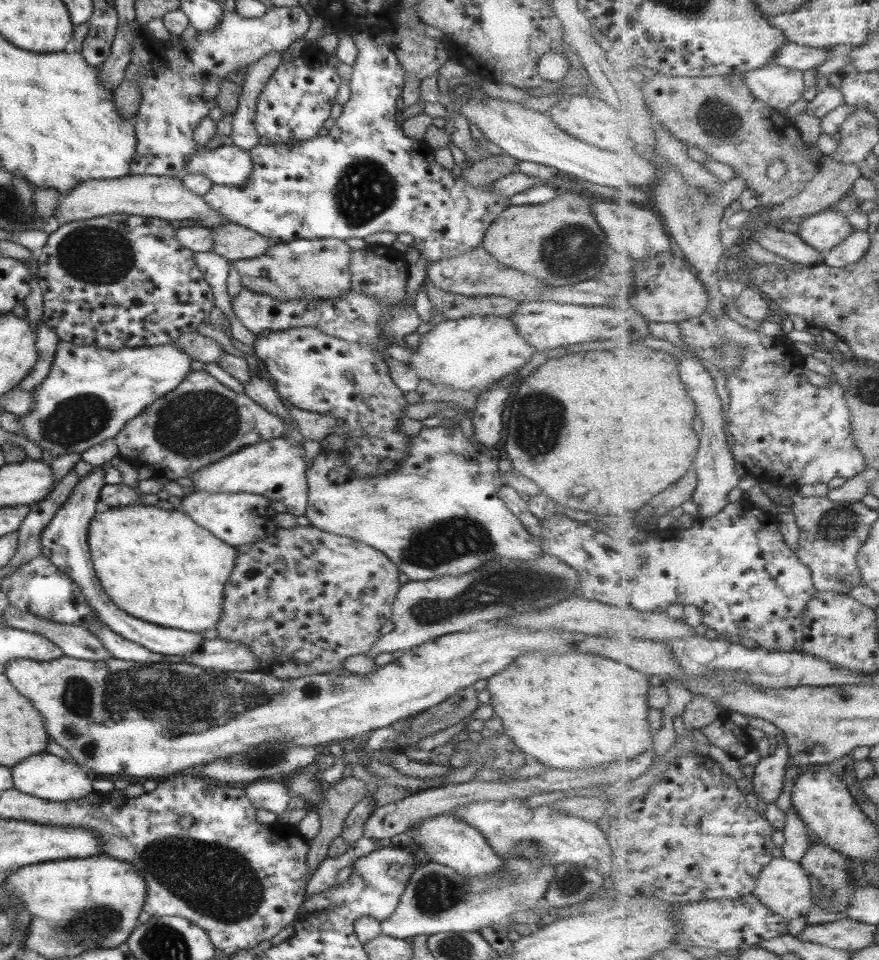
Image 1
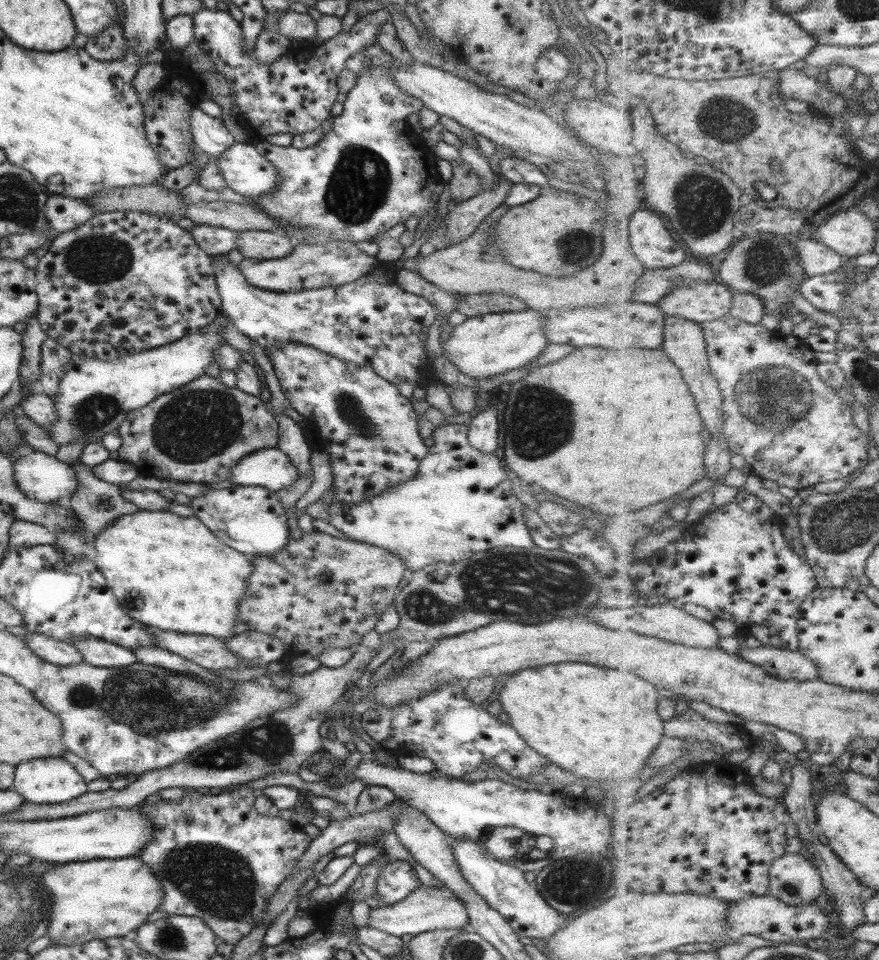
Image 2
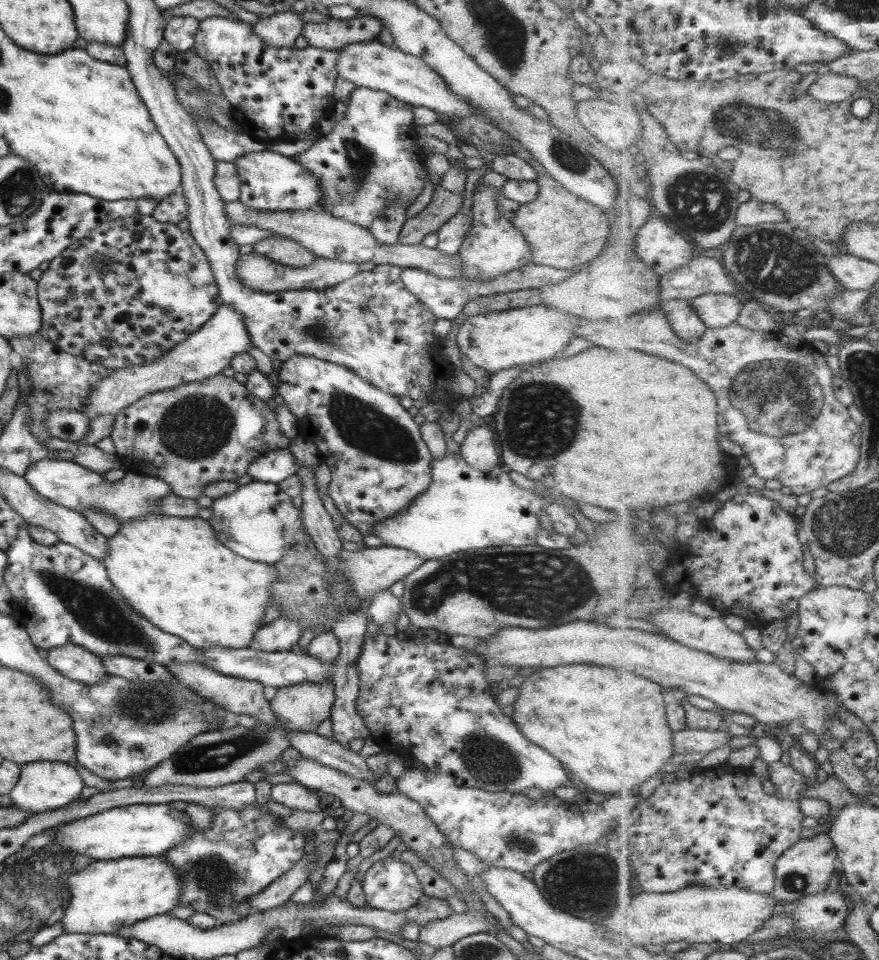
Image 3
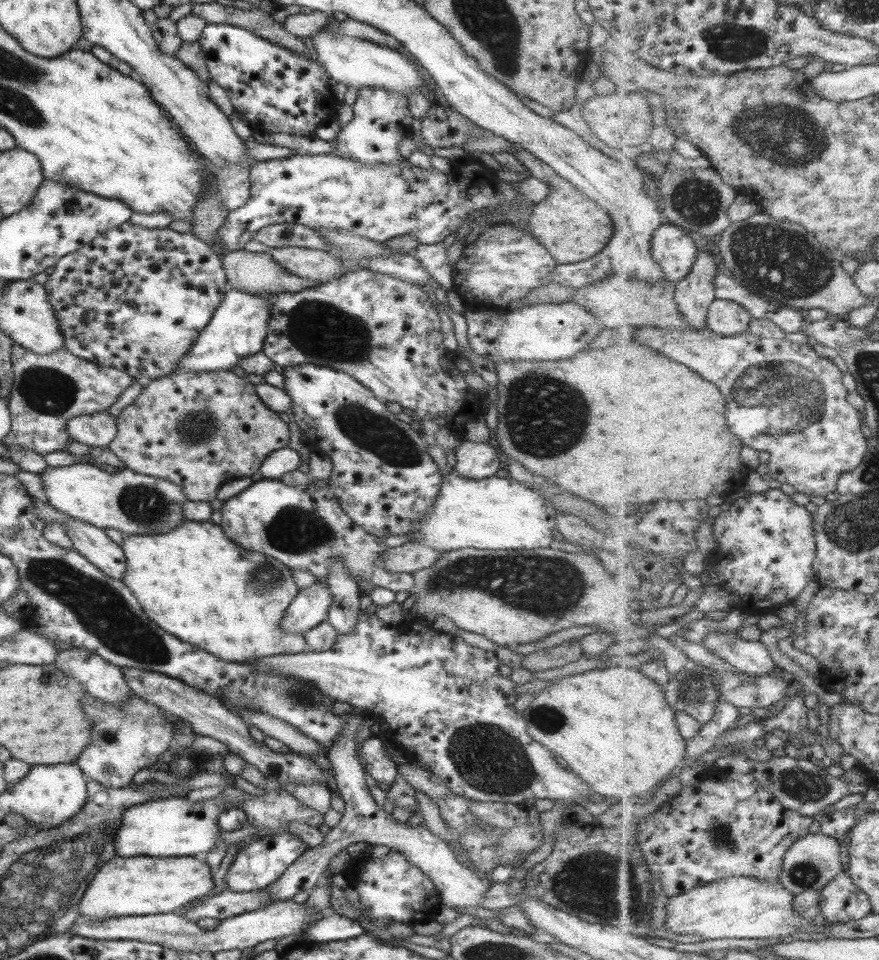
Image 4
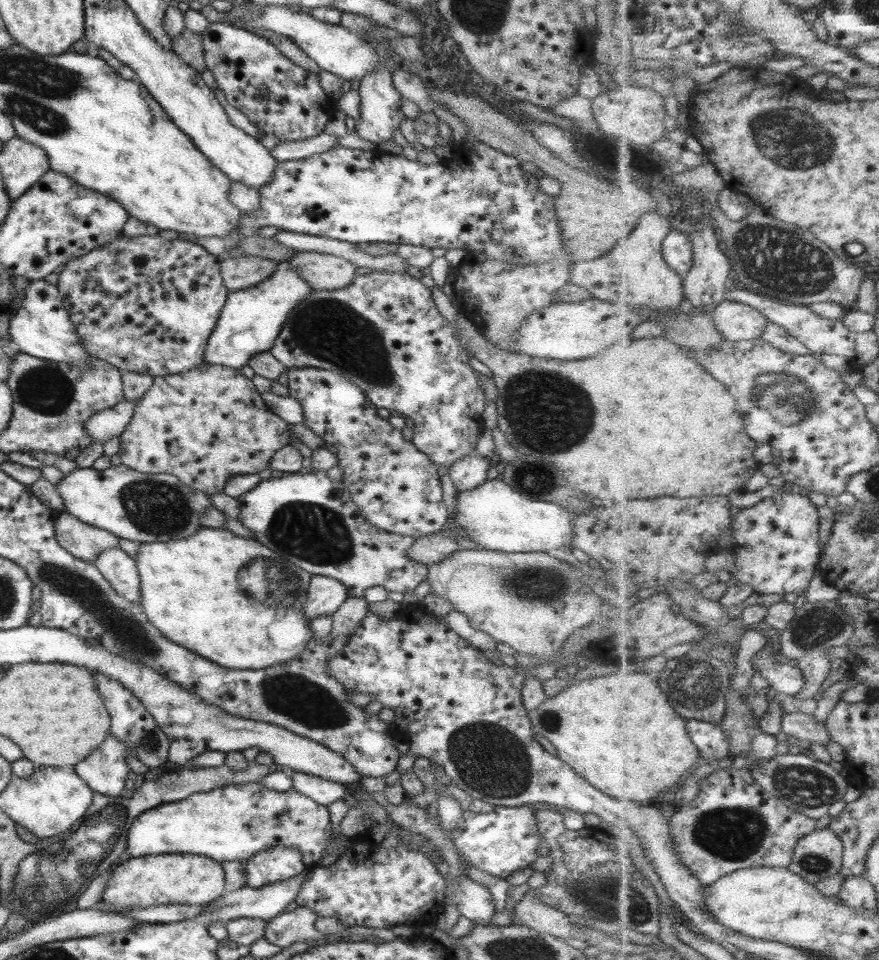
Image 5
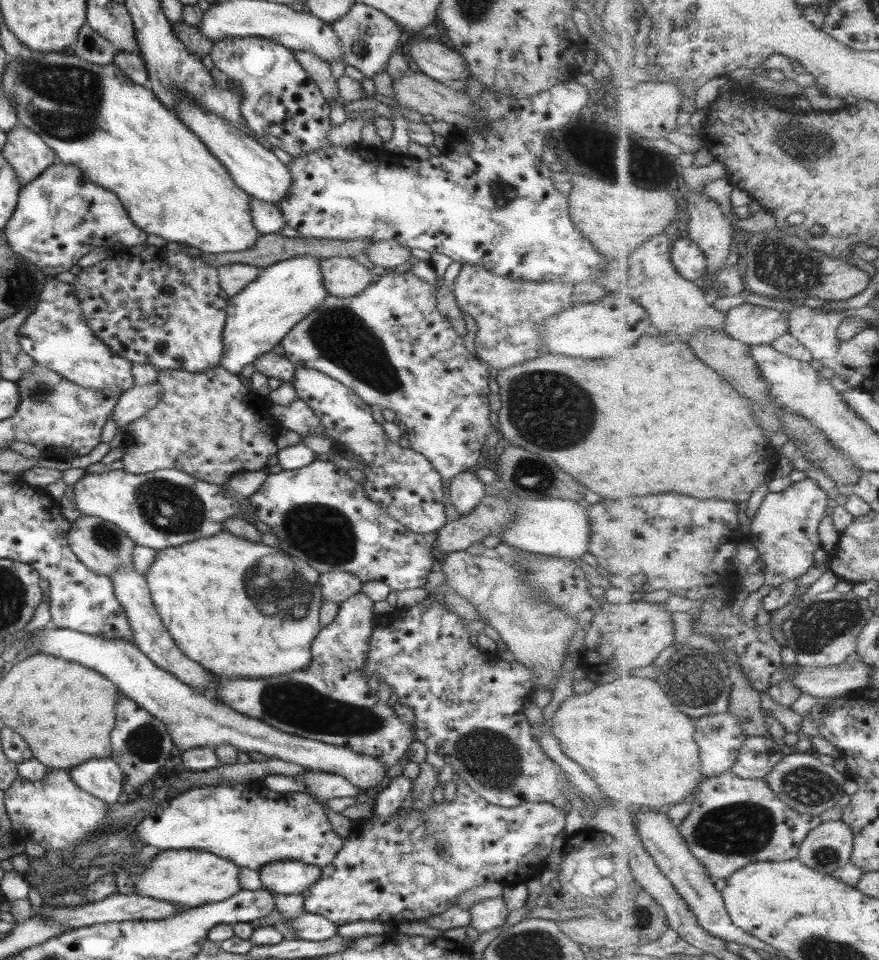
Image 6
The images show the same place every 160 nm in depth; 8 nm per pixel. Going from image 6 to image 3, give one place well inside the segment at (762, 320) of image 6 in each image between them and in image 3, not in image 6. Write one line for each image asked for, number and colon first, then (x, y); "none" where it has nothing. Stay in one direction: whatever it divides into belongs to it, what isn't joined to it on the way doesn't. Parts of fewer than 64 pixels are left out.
3: (717, 310)
4: (726, 317)
5: (736, 321)

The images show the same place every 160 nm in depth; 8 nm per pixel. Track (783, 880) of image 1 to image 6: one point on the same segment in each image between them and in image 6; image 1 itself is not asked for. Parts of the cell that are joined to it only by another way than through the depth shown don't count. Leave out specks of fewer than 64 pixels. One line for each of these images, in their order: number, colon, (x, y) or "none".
2: (796, 880)
3: (806, 868)
4: (813, 861)
5: (818, 855)
6: (828, 847)

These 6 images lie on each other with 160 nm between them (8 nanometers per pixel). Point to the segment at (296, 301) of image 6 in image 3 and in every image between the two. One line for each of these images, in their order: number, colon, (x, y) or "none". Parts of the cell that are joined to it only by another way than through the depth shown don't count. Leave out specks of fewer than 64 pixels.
3: (203, 353)
4: (238, 324)
5: (248, 322)

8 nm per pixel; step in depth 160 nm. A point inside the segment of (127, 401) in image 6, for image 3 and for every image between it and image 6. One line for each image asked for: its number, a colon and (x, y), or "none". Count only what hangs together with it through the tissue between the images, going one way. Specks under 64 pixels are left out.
3: (70, 425)
4: (97, 429)
5: (109, 422)

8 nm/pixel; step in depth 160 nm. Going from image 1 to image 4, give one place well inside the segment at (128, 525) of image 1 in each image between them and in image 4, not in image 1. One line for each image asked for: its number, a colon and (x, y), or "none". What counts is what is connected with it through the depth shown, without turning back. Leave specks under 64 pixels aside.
2: (153, 562)
3: (172, 570)
4: (199, 587)

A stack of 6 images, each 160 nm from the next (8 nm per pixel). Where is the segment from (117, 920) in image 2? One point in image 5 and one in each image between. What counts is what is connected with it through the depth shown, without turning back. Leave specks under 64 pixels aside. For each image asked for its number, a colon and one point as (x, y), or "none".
3: (107, 895)
4: (136, 886)
5: (167, 879)

